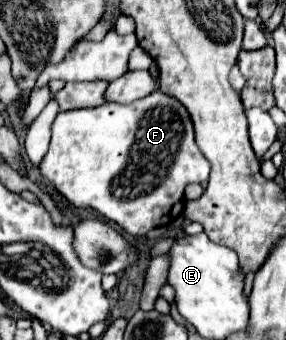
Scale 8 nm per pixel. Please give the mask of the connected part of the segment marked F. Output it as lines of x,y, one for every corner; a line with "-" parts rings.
156,90
140,100
134,100
130,104
116,104
116,102
106,102
102,106
96,108
82,108
82,110
66,110
66,112
58,112
54,124
52,124
52,140
50,140
50,150
44,156
42,164
40,164
40,174
44,180
48,180
50,184
54,184
54,188
76,208
92,208
98,214
102,214
106,220
116,222
124,232
128,232
130,236
144,236
148,234
152,228
158,226
166,226
172,220
176,220
182,214
182,206
184,206
184,188
192,182
202,184
208,180
208,172
210,172
210,162
206,160
206,156
200,152
200,148
194,142
194,126
192,126
192,118
188,114
188,110
172,96
166,96
164,92

